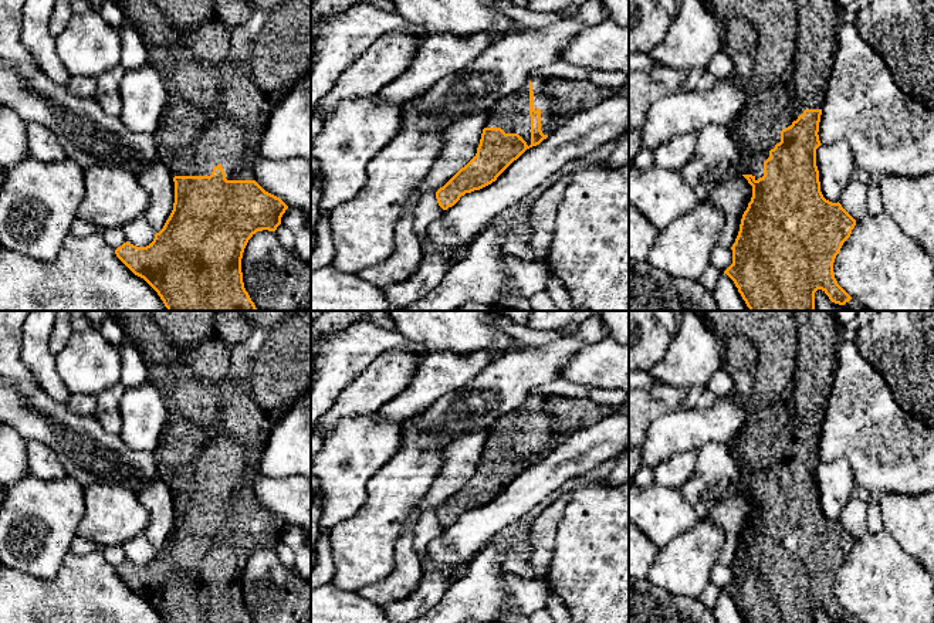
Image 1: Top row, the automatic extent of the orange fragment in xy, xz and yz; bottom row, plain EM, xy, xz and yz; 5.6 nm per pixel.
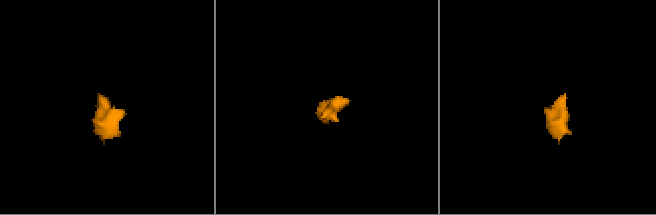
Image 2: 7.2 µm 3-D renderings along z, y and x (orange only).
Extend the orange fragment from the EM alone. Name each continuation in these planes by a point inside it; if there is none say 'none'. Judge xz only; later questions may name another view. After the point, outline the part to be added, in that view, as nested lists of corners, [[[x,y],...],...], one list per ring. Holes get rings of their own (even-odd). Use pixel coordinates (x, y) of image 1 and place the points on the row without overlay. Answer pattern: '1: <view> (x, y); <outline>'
1: xz (559, 417); [[[531,395],[521,406],[500,417],[487,431],[484,446],[501,446],[518,451],[531,463],[529,409],[534,409],[534,427],[541,427],[541,448],[551,453],[572,434],[617,412],[590,399]]]

